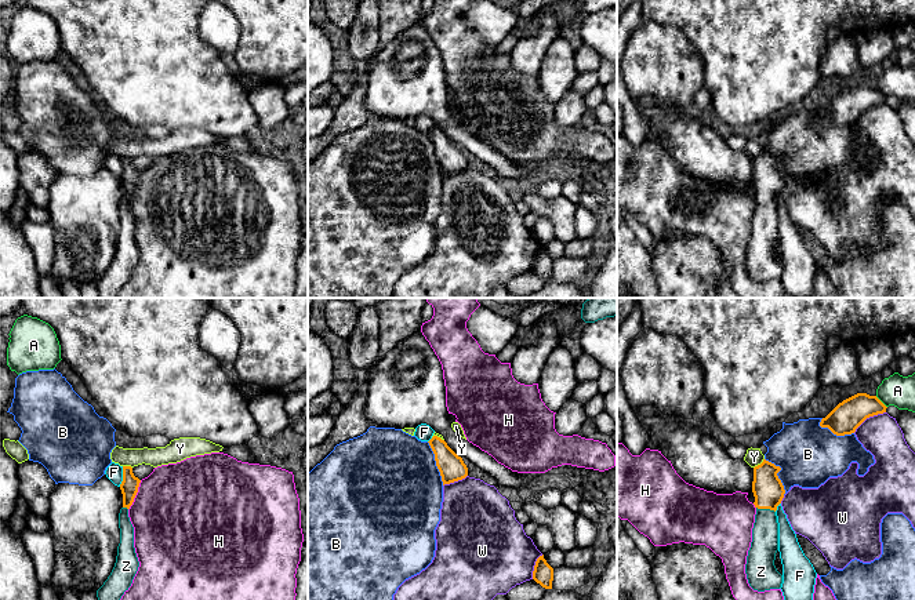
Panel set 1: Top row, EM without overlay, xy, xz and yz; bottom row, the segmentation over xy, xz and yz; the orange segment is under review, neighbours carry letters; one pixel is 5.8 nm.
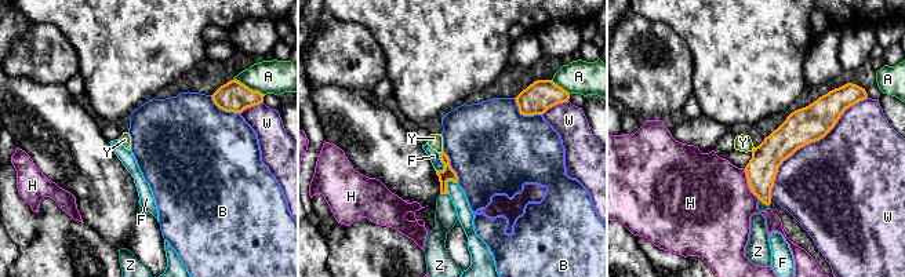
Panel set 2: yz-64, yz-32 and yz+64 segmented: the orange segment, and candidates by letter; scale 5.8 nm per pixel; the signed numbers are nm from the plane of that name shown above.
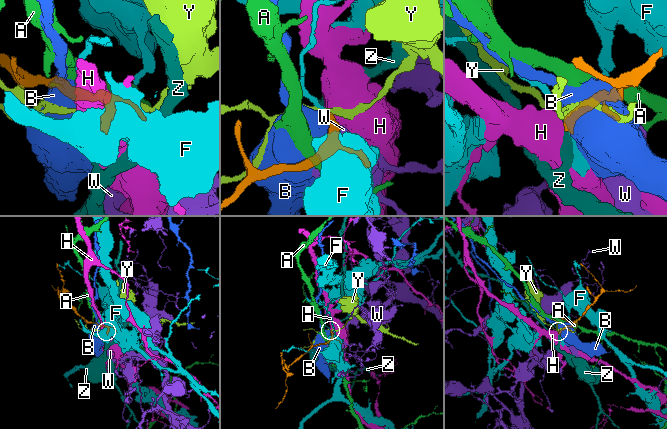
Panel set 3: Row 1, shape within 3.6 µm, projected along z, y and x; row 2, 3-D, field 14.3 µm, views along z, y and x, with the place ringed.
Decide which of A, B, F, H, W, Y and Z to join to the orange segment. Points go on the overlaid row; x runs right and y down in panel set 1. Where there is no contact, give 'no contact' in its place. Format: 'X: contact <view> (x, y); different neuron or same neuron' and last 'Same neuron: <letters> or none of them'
A: contact yz (881, 402); different neuron
B: contact xz (436, 464); different neuron
F: contact xy (123, 476); different neuron
H: contact xy (135, 494); different neuron
W: contact yz (868, 417); different neuron
Y: contact yz (761, 464); different neuron
Z: contact yz (766, 508); same neuron
Same neuron: Z

